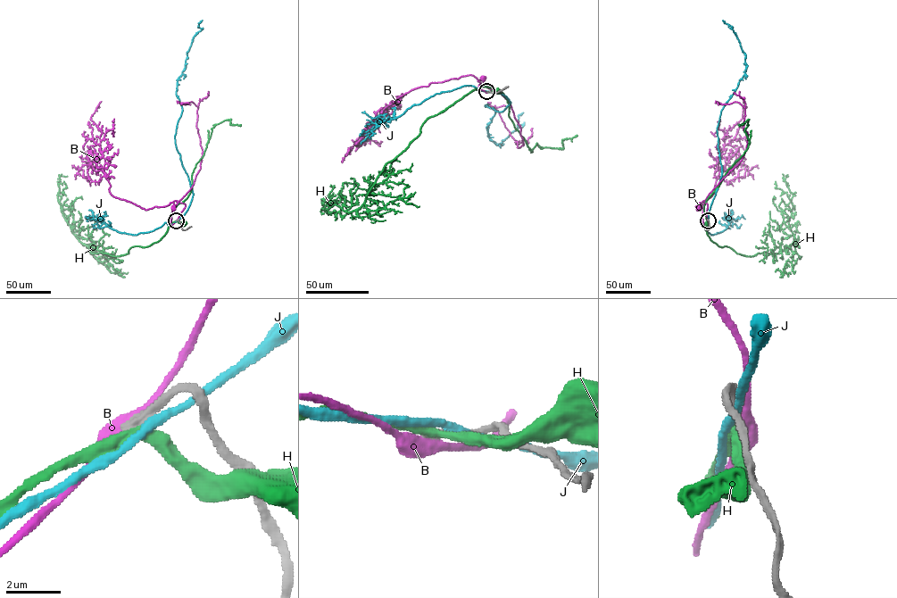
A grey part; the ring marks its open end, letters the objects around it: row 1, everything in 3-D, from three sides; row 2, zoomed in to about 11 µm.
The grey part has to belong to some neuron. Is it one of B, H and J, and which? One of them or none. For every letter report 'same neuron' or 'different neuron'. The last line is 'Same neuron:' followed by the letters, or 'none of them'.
B: different neuron
H: different neuron
J: different neuron
Same neuron: none of them

